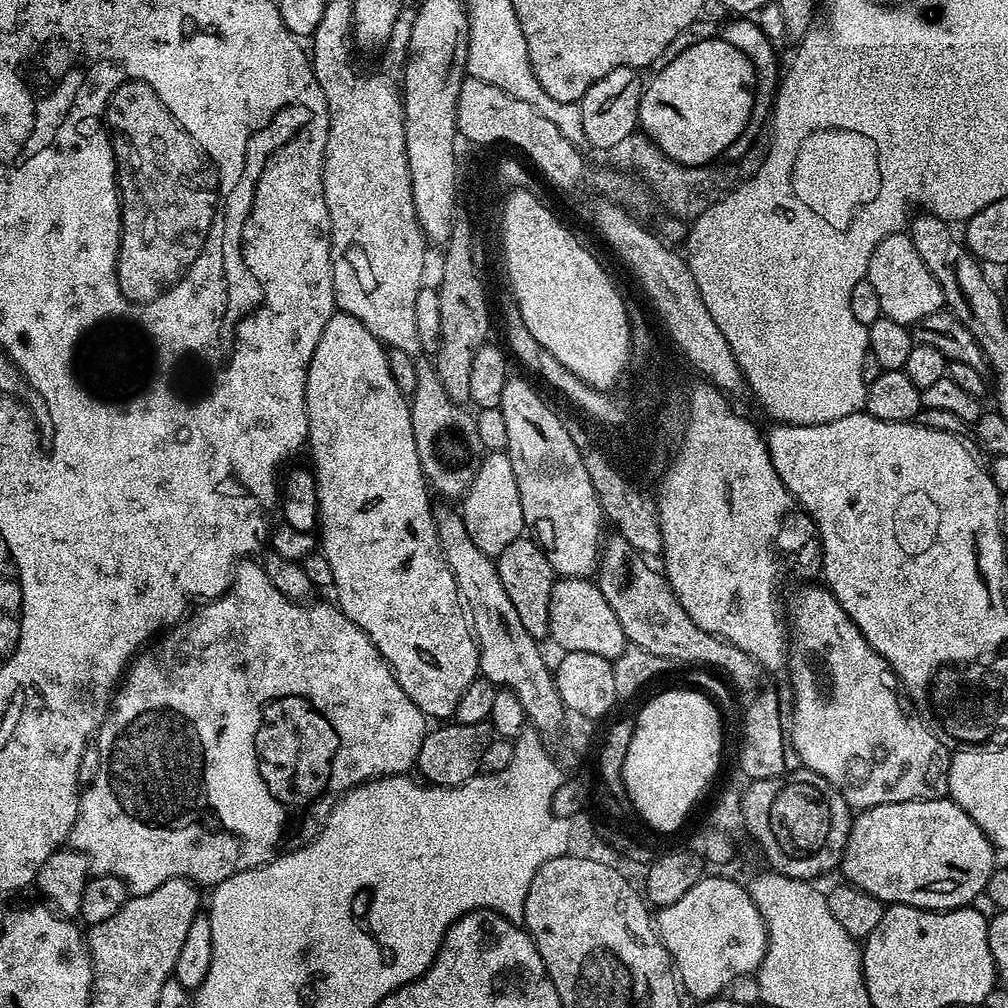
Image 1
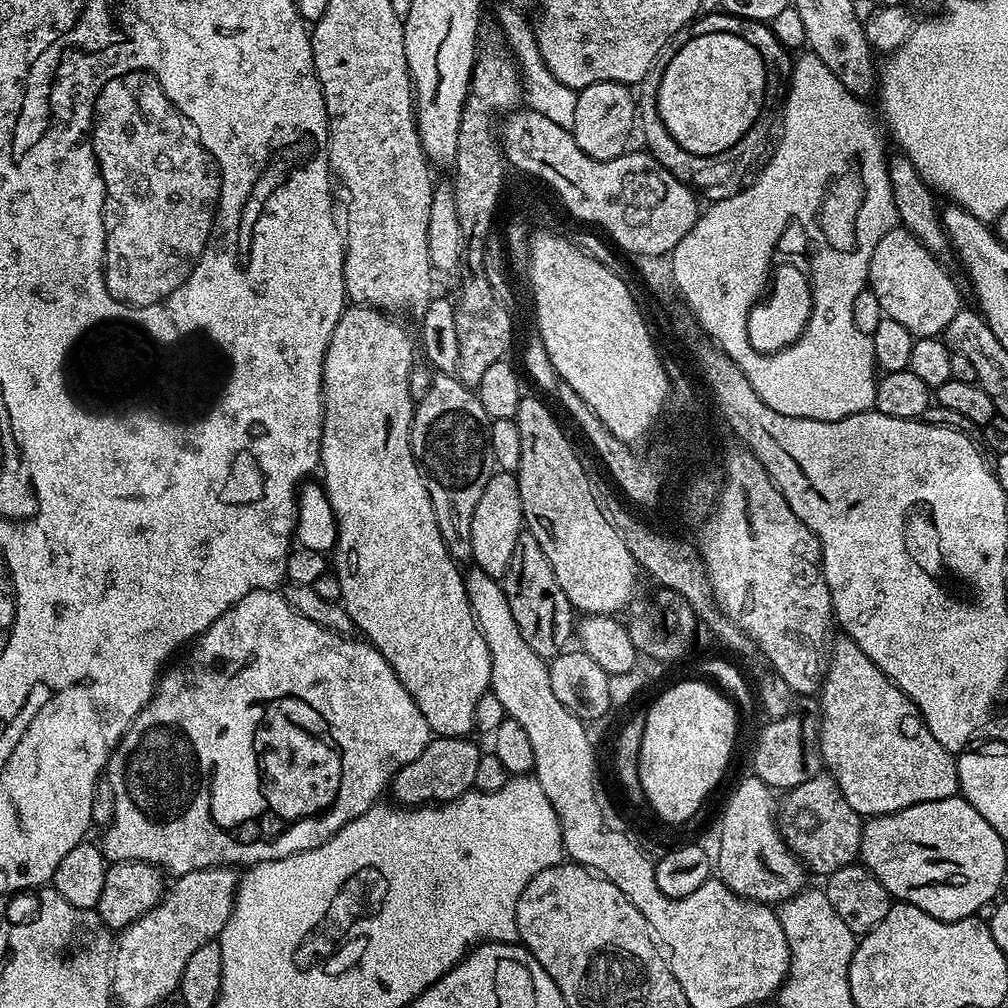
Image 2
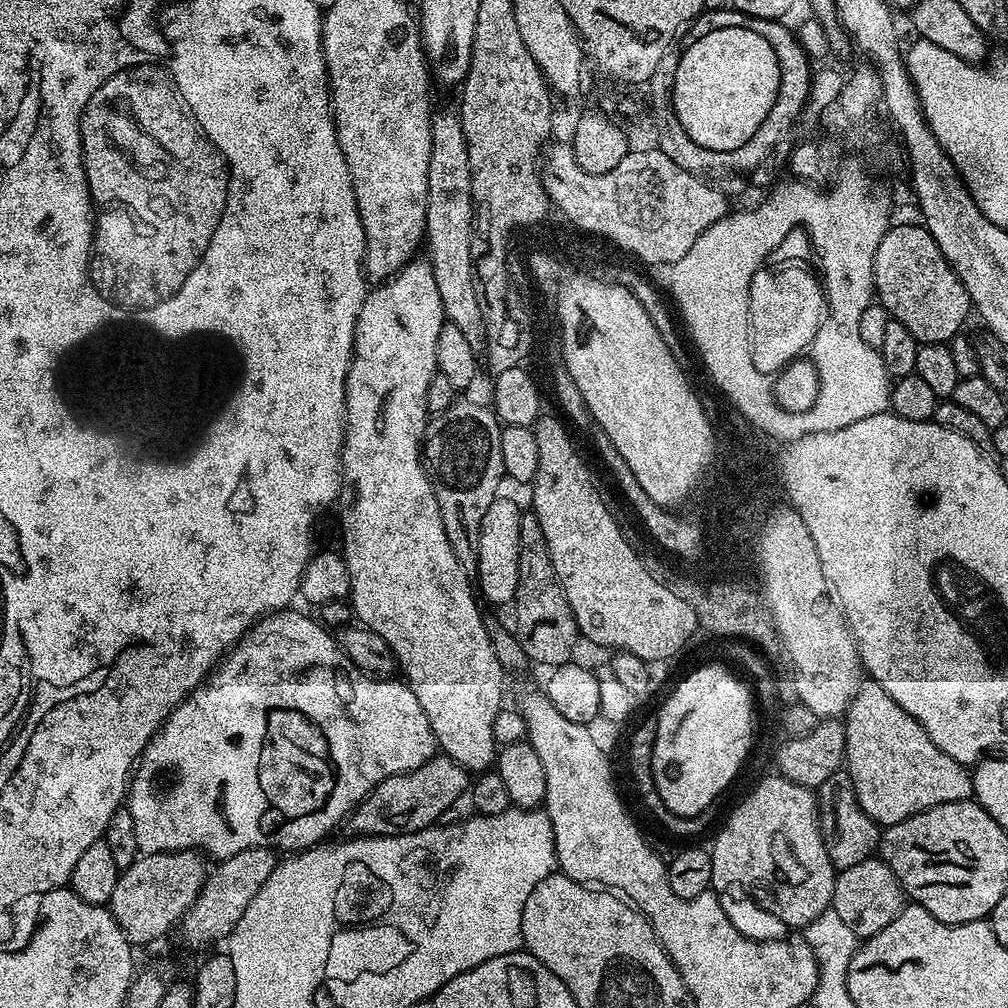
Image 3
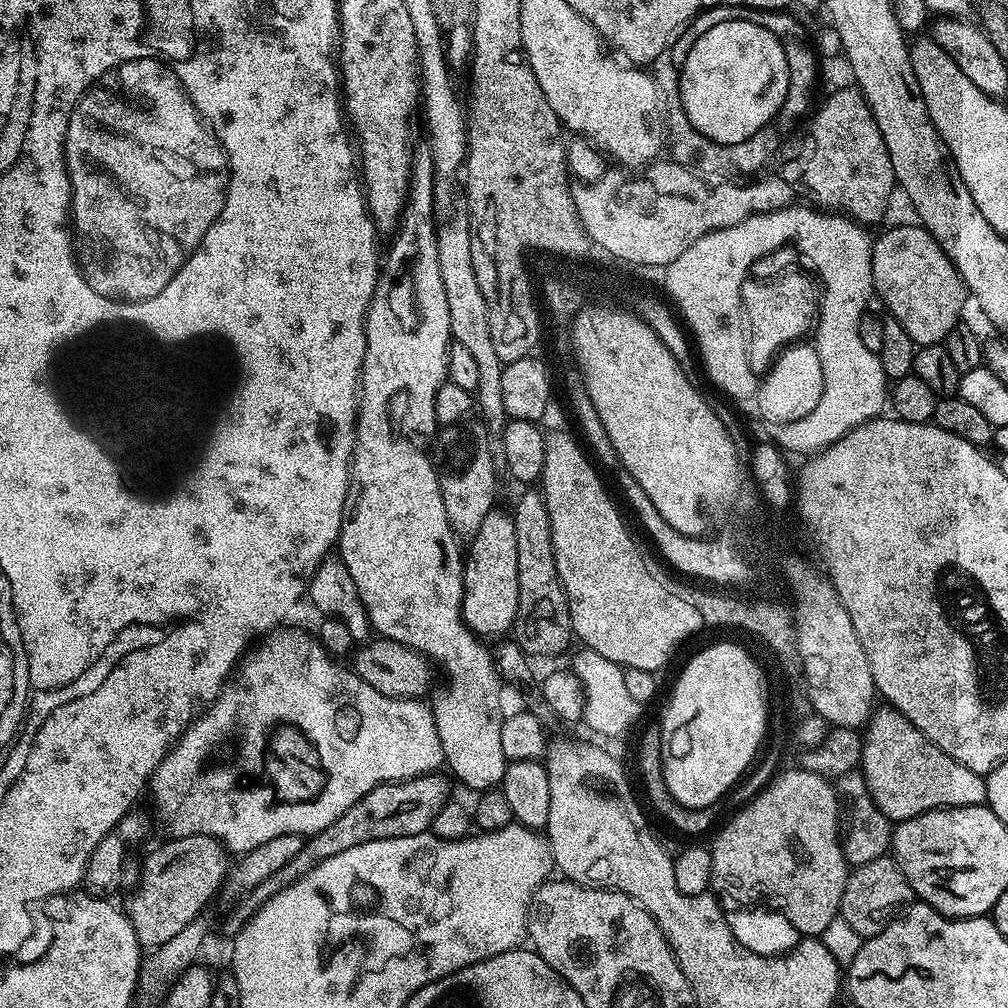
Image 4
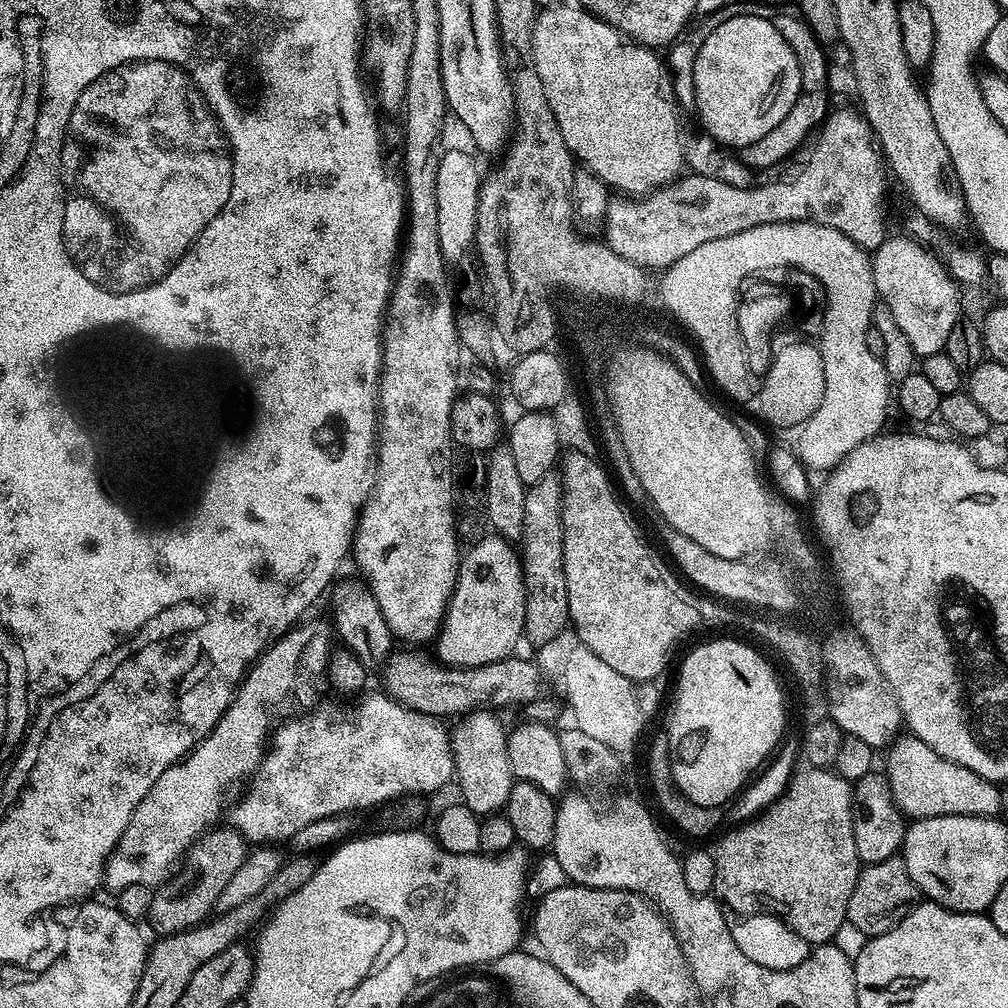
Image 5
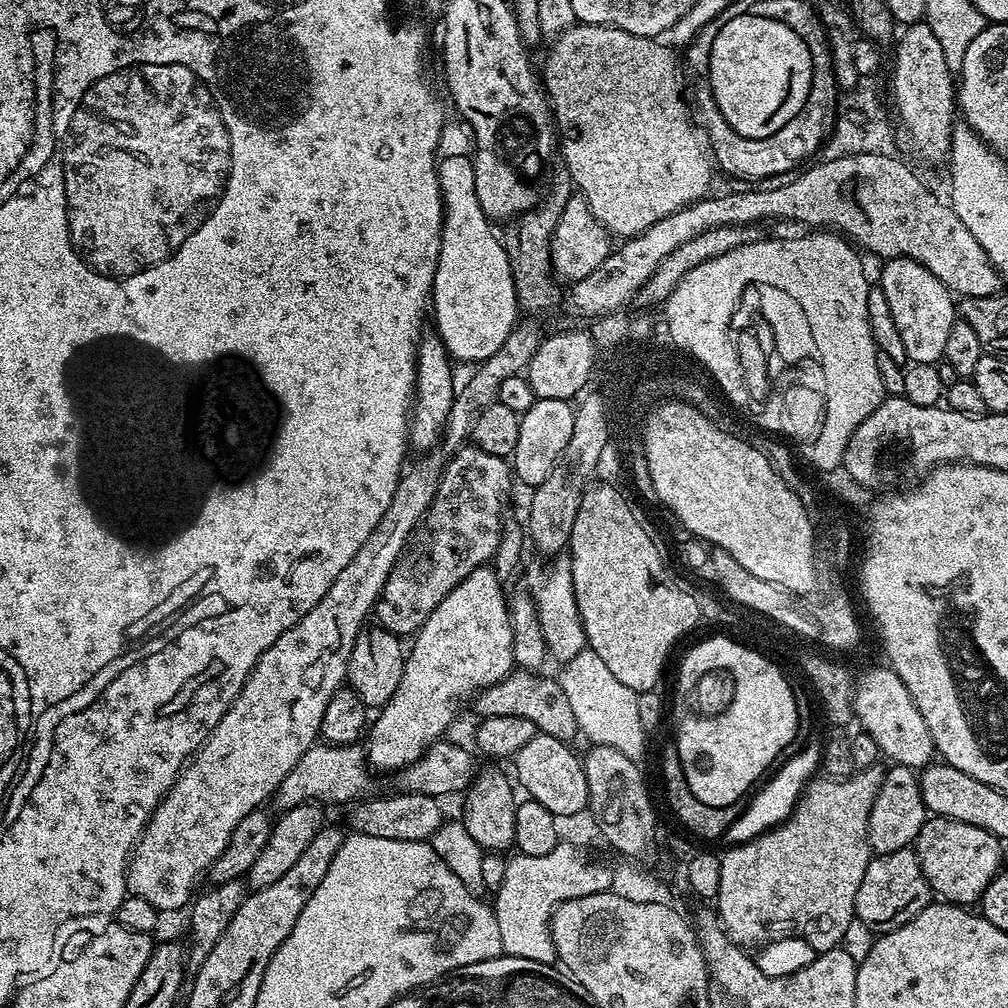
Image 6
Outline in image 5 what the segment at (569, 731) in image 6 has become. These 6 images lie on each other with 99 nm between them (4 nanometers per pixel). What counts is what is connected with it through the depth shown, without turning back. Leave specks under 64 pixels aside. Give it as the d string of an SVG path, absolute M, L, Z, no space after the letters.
M399 652L389 656L382 668L387 695L427 716L463 718L470 712L500 710L496 708L508 708L511 704L532 706L544 692L544 676L539 666L532 660L523 660L520 654L477 668L453 668L431 664L416 652Z

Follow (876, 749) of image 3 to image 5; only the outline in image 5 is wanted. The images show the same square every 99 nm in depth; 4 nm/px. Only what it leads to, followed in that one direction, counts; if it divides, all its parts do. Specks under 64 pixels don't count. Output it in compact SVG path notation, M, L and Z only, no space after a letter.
M911 734L901 735L892 742L886 755L888 755L886 775L891 783L896 805L900 807L900 811L904 813L905 817L912 820L925 820L935 816L990 816L996 818L1001 815L1000 807L1004 804L1004 796L1000 793L1001 785L997 781L982 778L978 774L974 774L974 770L966 770L966 766L958 766L954 762L942 758L942 754L930 750L930 746L926 746L926 742L922 742L918 737Z

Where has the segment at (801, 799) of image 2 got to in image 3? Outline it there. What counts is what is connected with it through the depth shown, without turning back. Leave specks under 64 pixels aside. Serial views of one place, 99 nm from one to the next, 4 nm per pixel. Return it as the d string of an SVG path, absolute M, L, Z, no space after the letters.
M839 770L822 782L818 787L818 807L820 831L824 834L824 843L836 869L858 866L858 862L869 859L879 849L881 825L872 820L866 810L862 810L847 771Z

